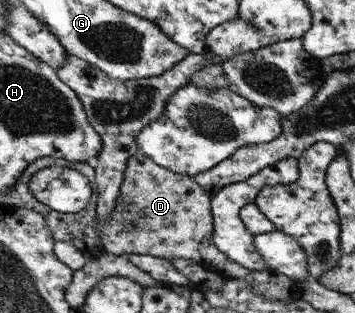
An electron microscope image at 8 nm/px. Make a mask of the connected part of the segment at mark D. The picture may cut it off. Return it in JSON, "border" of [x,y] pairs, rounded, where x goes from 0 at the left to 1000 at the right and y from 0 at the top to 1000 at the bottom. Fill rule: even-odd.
{"border":[[[406,486],[363,505],[358,534],[315,693],[310,703],[270,696],[290,799],[327,815],[420,812],[476,831],[538,827],[575,859],[600,863],[645,891],[707,875],[699,853],[645,824],[600,770],[597,623],[563,585],[532,559],[473,543]],[[341,633],[358,645],[341,645]]]}

